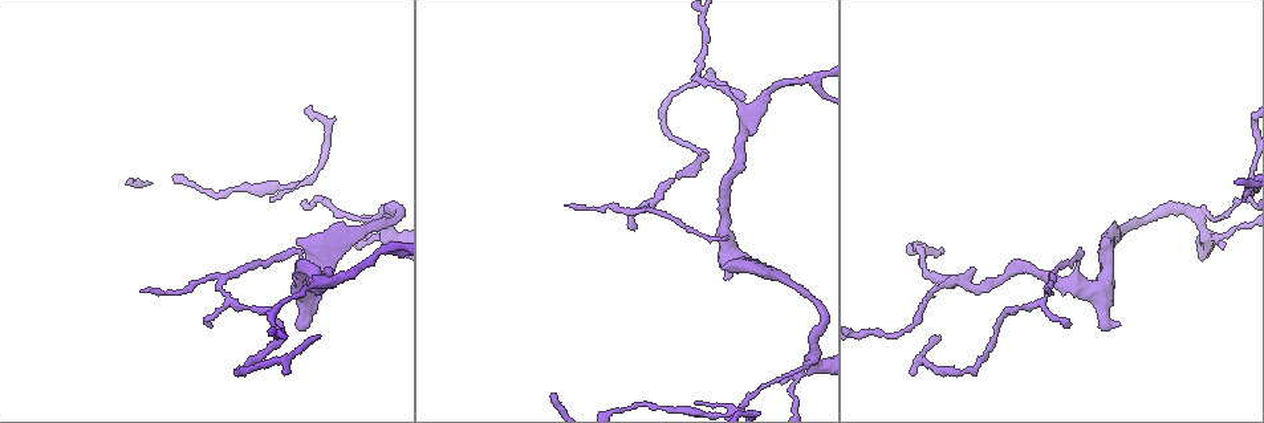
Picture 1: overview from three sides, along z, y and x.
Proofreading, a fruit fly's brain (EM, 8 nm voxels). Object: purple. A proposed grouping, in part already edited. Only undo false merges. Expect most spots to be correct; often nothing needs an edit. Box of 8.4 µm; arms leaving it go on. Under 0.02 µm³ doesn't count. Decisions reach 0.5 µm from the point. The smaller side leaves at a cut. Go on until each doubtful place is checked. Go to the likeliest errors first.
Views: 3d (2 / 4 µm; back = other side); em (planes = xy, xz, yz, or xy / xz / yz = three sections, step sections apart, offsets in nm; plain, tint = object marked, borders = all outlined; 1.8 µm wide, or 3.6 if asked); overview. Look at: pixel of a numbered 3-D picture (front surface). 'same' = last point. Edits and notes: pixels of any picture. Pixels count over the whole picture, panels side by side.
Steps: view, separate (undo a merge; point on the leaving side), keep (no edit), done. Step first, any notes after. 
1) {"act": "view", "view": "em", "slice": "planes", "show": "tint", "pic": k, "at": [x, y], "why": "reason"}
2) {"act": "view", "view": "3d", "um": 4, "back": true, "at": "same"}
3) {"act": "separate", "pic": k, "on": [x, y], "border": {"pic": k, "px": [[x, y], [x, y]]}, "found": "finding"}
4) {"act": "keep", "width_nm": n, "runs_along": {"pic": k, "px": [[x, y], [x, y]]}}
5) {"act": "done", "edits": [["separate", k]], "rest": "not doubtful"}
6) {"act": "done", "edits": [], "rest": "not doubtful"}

{"act": "view", "view": "em", "slice": "yz", "step": 4, "show": "tint", "pic": 1, "at": [384, 235]}

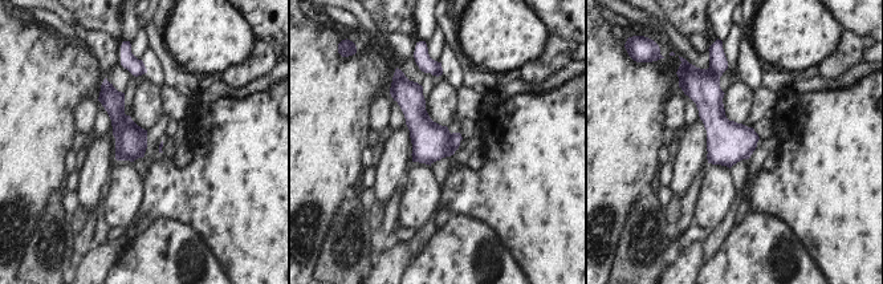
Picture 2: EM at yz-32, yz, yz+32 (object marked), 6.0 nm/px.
{"act": "view", "view": "em", "slice": "planes", "show": "tint", "at": "same", "why": "cut it another way"}

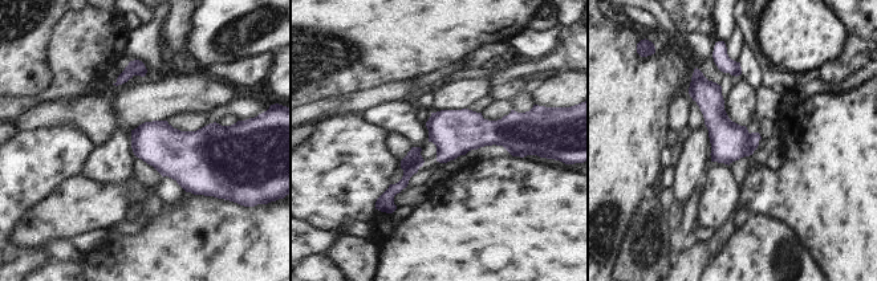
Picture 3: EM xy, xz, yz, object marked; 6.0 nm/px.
{"act": "keep", "found": "all the same cell"}

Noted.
{"act": "view", "view": "3d", "um": 4, "back": true, "pic": 1, "at": [224, 280], "why": "abrupt turn"}

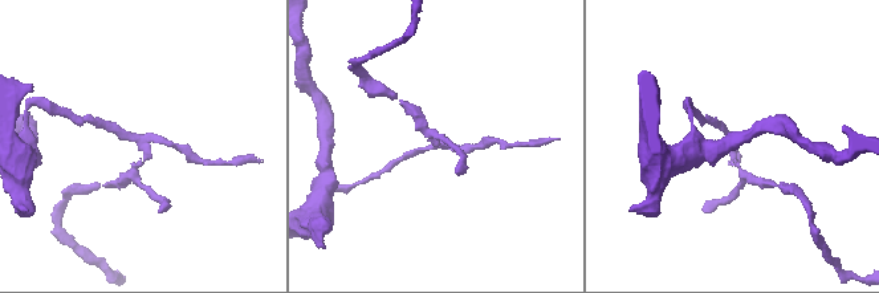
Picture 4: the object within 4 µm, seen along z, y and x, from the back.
{"act": "view", "view": "em", "slice": "yz", "step": 8, "show": "tint", "pic": 4, "at": [143, 149], "why": "need the tissue"}

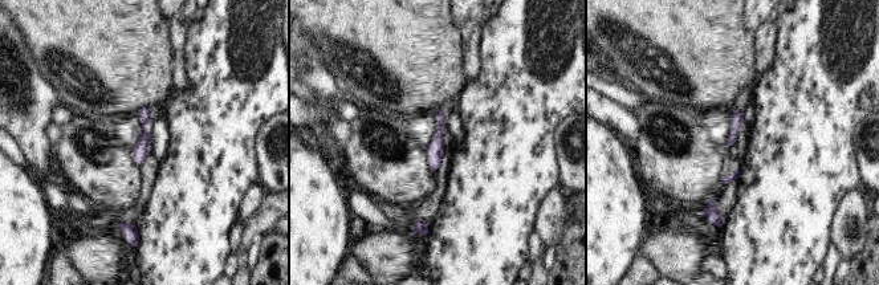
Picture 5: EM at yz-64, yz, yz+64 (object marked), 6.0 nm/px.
{"act": "view", "view": "em", "slice": "planes", "show": "tint", "at": "same"}

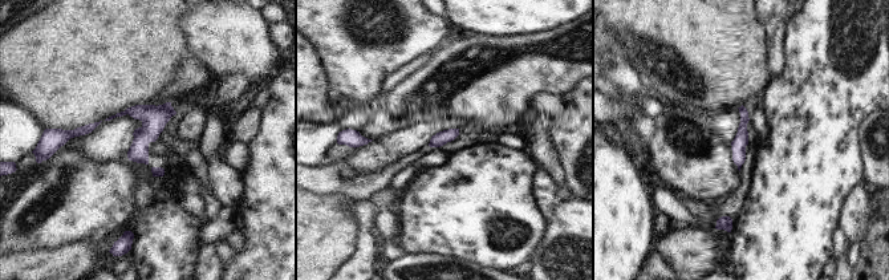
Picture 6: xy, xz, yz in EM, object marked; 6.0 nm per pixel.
{"act": "keep", "found": "one cell here"}

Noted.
{"act": "view", "view": "3d", "um": 4, "back": true, "pic": 1, "at": [306, 292], "why": "small branch off a trunk"}

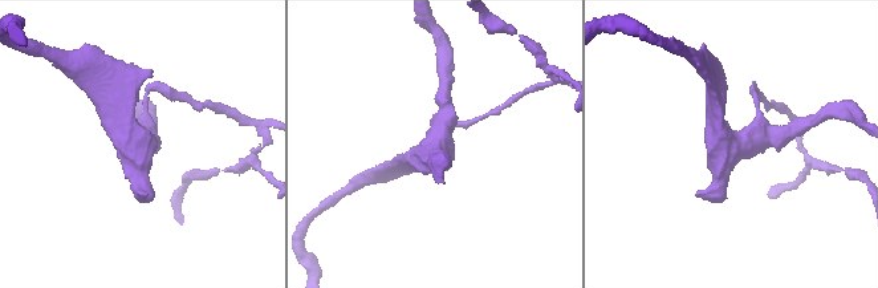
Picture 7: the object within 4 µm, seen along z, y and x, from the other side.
{"act": "view", "view": "em", "um": 3.6, "slice": "yz", "step": 16, "show": "plain", "pic": 7, "at": [724, 147], "why": "shape alone is not enough"}

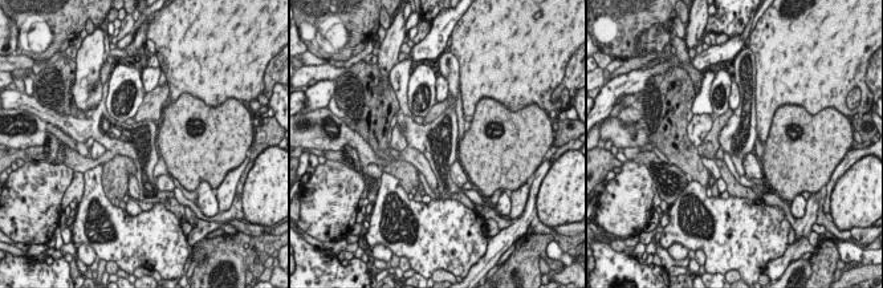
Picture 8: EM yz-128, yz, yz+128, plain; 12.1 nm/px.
{"act": "view", "view": "em", "um": 3.6, "slice": "yz", "step": 16, "show": "borders", "at": "same"}

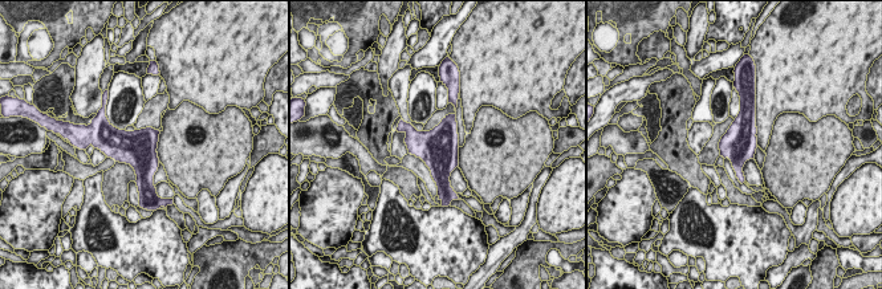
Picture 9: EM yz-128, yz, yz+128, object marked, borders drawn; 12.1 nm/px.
{"act": "keep", "found": "one cell here"}

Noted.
{"act": "view", "view": "em", "slice": "planes", "show": "borders", "pic": 1, "at": [1078, 258]}

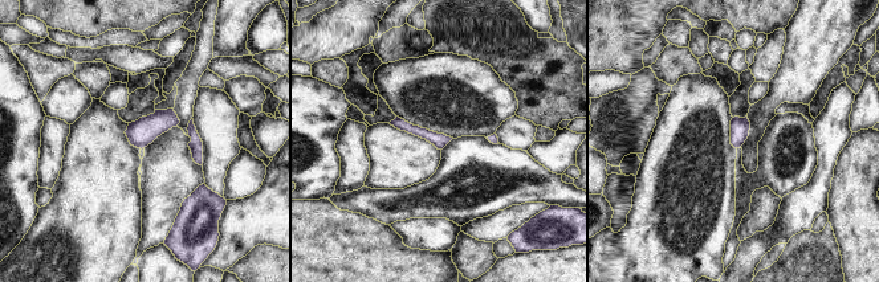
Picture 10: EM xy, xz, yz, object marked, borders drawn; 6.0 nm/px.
{"act": "keep", "width_nm": 90, "runs_along": {"pic": 10, "px": [[397, 122], [436, 139], [446, 139]]}, "found": "continuous, no second cell"}

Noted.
{"act": "view", "view": "em", "slice": "xy", "step": 16, "show": "plain", "pic": 1, "at": [812, 81]}

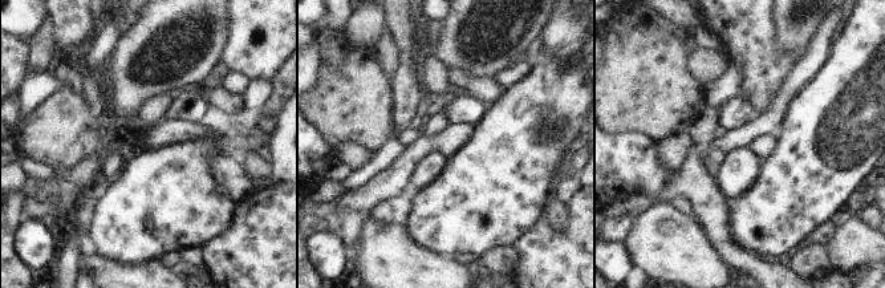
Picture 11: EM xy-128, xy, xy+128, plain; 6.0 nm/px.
{"act": "view", "view": "em", "slice": "xy", "step": 16, "show": "tint", "at": "same", "why": "where the object lies"}

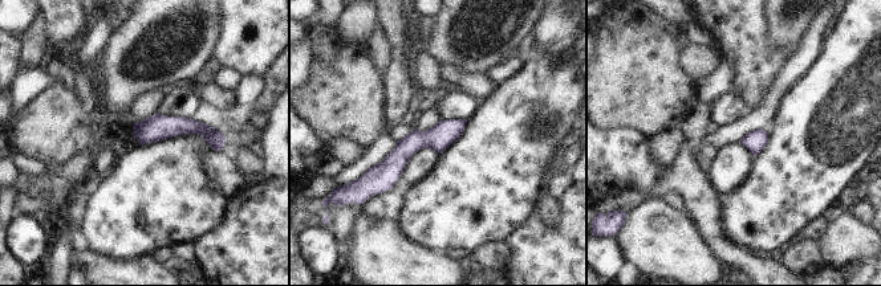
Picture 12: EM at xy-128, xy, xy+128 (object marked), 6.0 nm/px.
{"act": "keep", "width_nm": 100, "runs_along": {"pic": 12, "px": [[462, 122], [415, 139], [370, 179]]}, "found": "continuous, no second cell"}

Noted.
{"act": "done", "edits": [], "rest": "not doubtful"}

